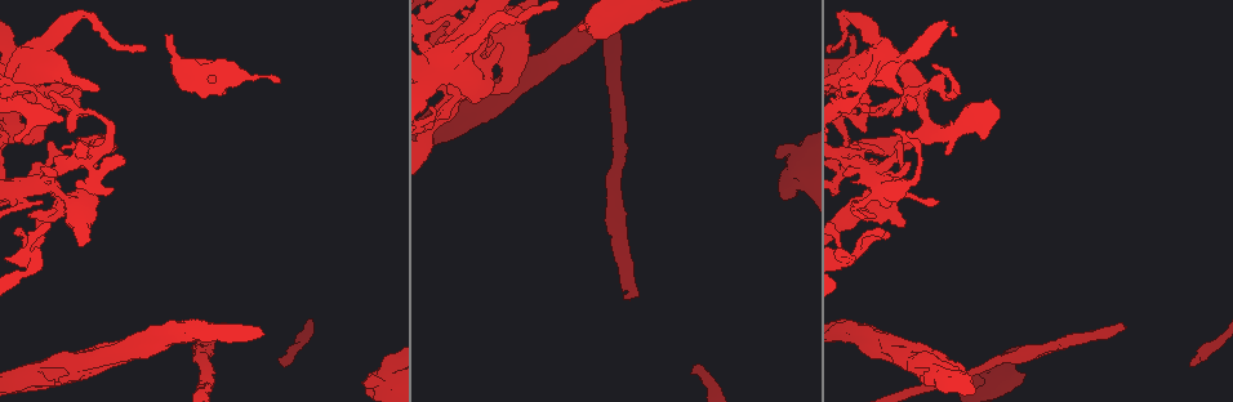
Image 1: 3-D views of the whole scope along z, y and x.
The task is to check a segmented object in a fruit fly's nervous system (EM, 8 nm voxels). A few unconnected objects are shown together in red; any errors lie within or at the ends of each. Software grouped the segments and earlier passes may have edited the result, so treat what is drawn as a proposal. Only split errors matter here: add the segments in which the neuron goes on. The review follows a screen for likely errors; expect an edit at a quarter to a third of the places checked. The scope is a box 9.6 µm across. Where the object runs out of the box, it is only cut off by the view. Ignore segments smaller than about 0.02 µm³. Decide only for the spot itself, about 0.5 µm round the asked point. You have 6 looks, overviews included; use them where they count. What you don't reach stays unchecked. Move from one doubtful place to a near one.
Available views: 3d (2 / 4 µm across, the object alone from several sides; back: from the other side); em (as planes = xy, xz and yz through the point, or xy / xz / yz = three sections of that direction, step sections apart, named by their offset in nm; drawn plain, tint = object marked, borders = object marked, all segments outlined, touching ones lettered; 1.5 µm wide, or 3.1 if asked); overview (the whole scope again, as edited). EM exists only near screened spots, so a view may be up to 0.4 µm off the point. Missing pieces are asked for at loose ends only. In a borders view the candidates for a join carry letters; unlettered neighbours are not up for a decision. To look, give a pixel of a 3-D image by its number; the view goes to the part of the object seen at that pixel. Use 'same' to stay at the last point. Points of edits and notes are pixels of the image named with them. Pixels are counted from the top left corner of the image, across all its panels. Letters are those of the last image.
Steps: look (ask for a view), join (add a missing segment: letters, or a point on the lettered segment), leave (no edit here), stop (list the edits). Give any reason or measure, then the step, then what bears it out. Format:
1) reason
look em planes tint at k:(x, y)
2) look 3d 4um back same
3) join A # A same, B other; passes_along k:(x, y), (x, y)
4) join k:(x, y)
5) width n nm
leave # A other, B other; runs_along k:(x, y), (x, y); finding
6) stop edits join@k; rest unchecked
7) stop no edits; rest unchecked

thick end
look 3d 2um at 1:(1022, 374)

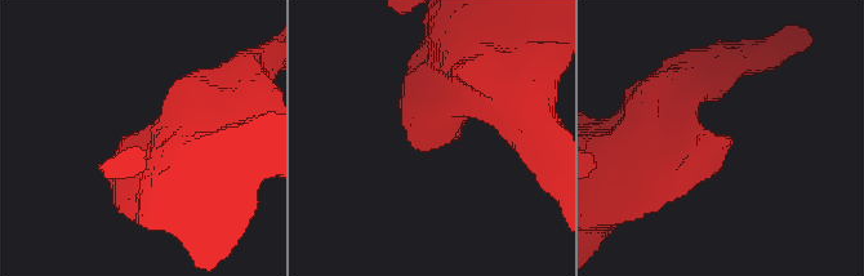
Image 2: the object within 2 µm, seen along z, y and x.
look em xz step 4 borders at 2:(413, 148)

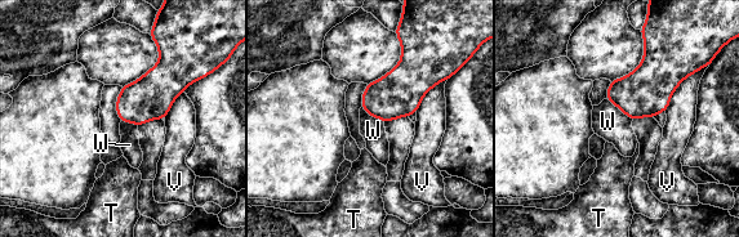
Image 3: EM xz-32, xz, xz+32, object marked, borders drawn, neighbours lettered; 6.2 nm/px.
look em xy step 4 borders same

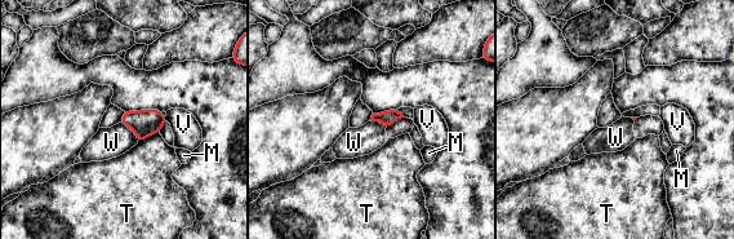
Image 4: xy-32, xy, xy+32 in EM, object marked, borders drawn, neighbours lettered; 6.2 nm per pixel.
leave # M other, T other, V other, W other; border 4:(119, 123), (133, 131), (137, 142); none of them fits

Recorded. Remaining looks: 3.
branch stops here
look em planes plain at 1:(1125, 327)

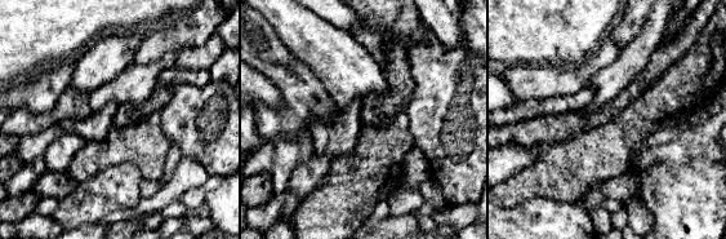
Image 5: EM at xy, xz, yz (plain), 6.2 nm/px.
look em planes borders same

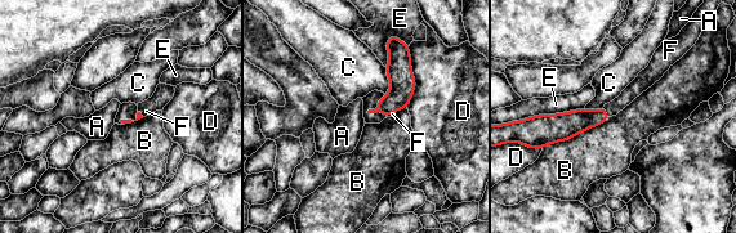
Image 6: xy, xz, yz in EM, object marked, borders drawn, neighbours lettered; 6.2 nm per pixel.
join F # A other, B other, C other, D other, E other, F same; passes_along 6:(570, 124), (606, 111), (637, 86); the neuron continues

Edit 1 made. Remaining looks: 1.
thin end
look em planes borders at 1:(171, 35)

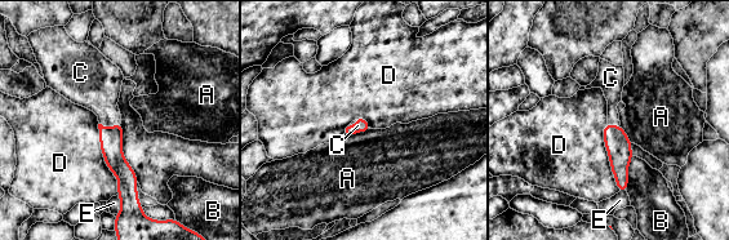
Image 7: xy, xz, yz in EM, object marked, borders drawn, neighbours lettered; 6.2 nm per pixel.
join C # A other, B other, C same, D other, E other; passes_along 7:(111, 138), (110, 128), (98, 90); the neuron continues

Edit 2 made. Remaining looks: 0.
stop edits join@6, join@7; rest unchecked

